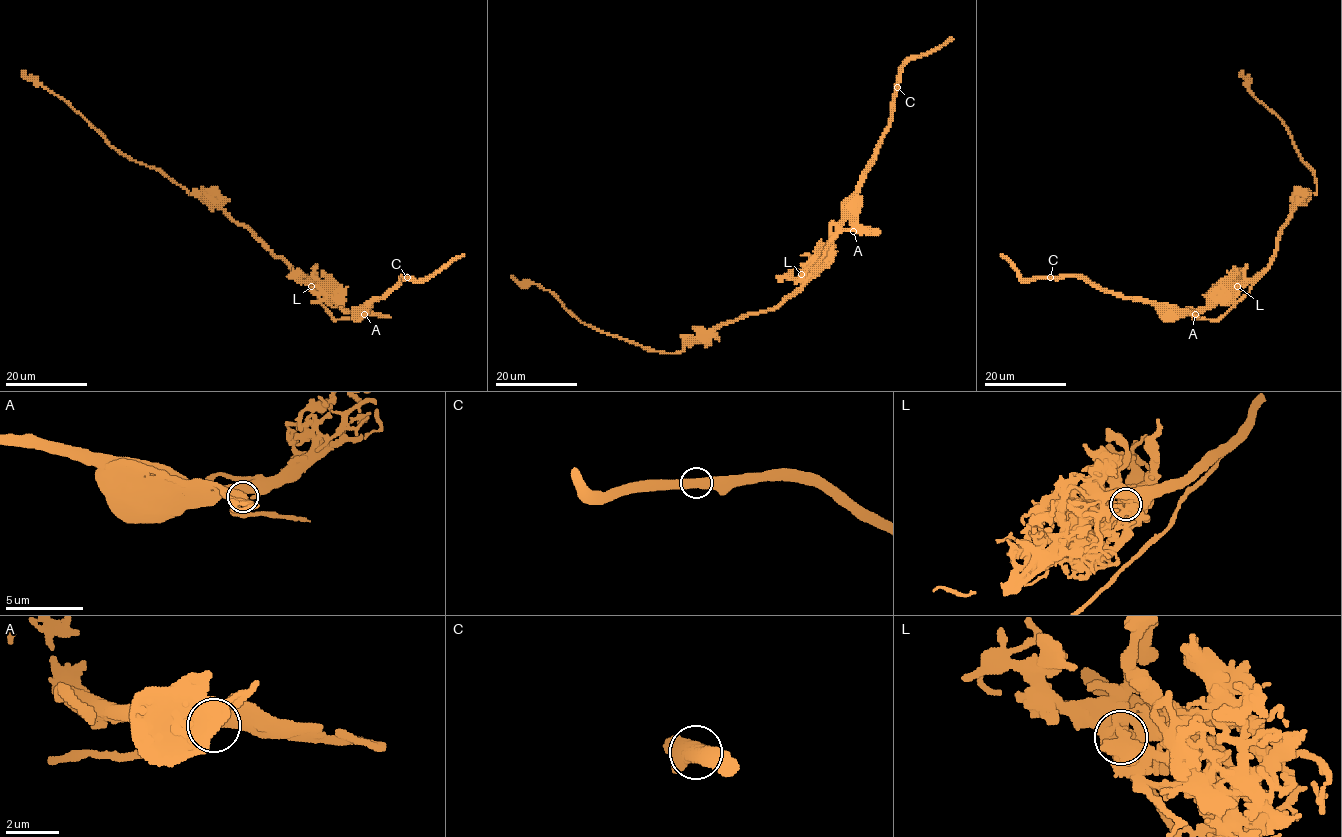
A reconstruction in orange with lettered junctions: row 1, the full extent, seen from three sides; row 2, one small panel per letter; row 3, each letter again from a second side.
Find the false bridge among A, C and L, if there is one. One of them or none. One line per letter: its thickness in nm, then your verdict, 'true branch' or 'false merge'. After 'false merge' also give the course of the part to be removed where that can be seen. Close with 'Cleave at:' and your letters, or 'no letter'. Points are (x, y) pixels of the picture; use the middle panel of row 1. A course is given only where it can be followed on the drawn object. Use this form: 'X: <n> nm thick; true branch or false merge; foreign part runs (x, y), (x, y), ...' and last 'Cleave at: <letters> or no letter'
A: 360 nm thick; true branch
C: 600 nm thick; true branch
L: 240 nm thick; false merge; foreign part runs (801, 274), (826, 248), (850, 208), (860, 175), (890, 122), (898, 71), (953, 38)
Cleave at: L

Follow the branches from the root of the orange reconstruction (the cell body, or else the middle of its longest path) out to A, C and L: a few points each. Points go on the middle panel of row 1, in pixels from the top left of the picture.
A: (849, 206), (853, 214), (853, 231)
C: (849, 206), (860, 175), (890, 122), (892, 99), (897, 86)
L: (849, 206), (834, 241), (801, 274)

